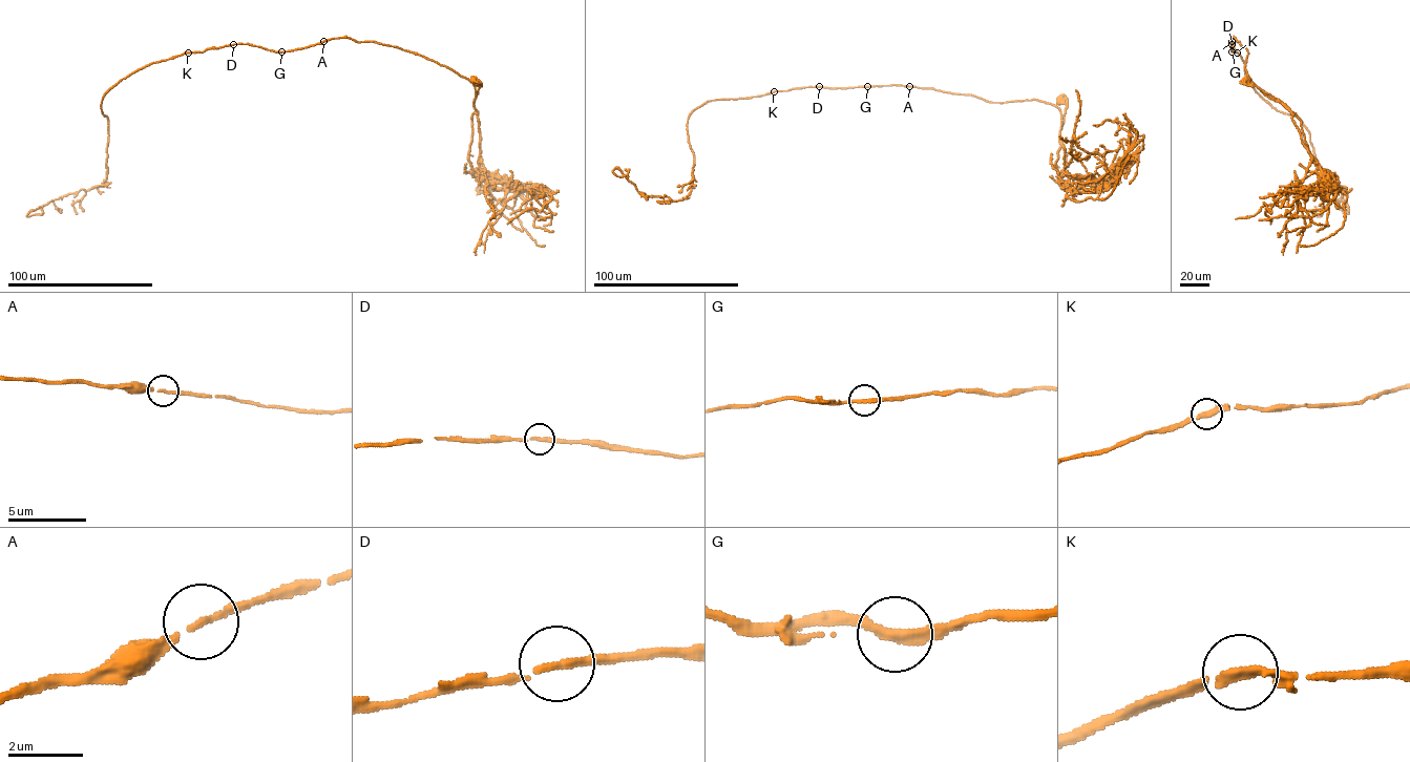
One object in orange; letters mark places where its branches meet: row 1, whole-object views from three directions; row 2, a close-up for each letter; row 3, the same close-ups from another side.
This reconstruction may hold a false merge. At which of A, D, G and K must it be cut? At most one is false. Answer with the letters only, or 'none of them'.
none of them

